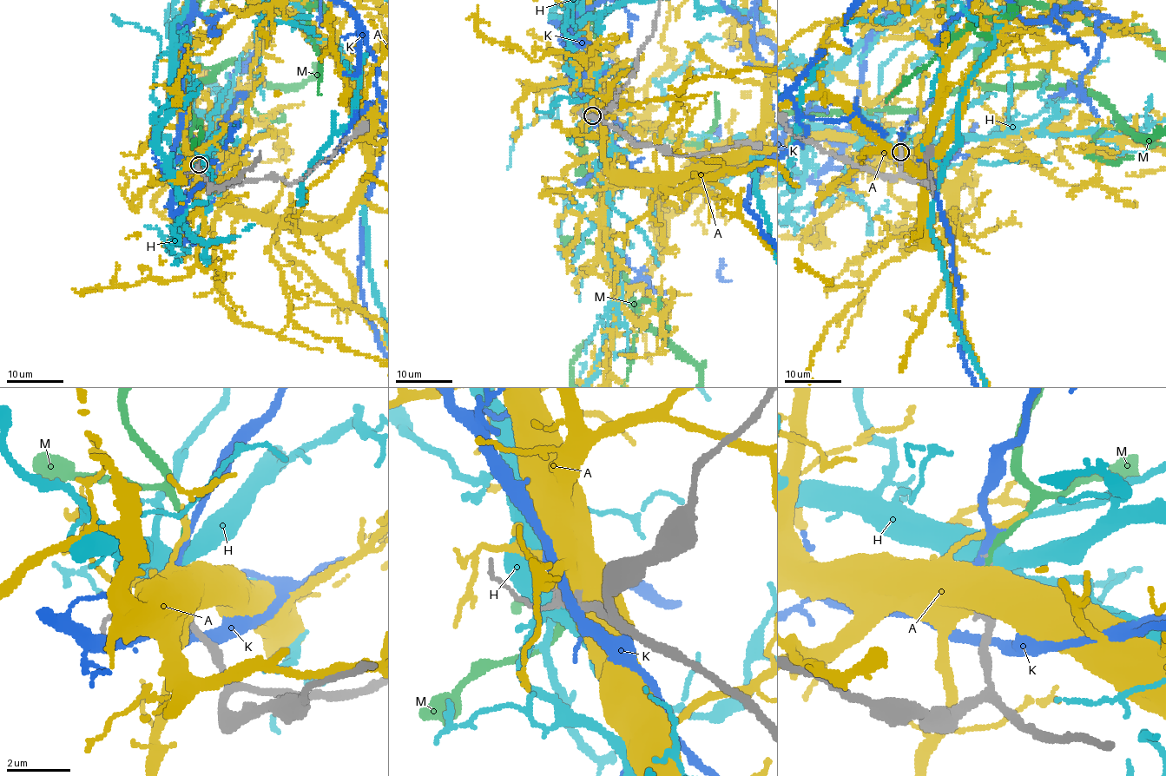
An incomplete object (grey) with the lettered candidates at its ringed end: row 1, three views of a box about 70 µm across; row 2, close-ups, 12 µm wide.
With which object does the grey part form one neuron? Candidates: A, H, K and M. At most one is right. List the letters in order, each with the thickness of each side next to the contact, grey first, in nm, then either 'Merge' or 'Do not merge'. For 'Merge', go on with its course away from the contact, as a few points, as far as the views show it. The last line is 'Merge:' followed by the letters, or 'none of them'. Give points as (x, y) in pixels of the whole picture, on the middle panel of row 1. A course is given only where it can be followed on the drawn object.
A: Thickness 380 nm (grey) against 850 nm. Do not merge
H: Thickness 320 nm (grey) against 360 nm. Do not merge
K: Thickness 280 nm (grey) against 220 nm. Do not merge
M: Thickness 300 nm (grey) against 280 nm. Merge
Merge: M

